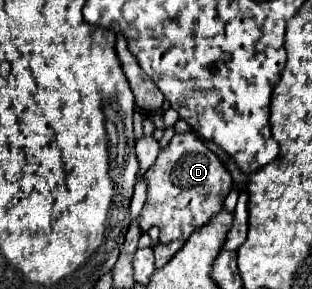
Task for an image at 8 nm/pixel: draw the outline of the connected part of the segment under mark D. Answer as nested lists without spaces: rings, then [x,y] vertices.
[[[194,132],[174,134],[168,148],[160,150],[156,162],[146,170],[146,182],[148,198],[140,214],[140,226],[142,232],[146,232],[150,226],[158,226],[162,244],[188,240],[196,228],[206,224],[222,210],[224,198],[234,188],[230,172]]]

